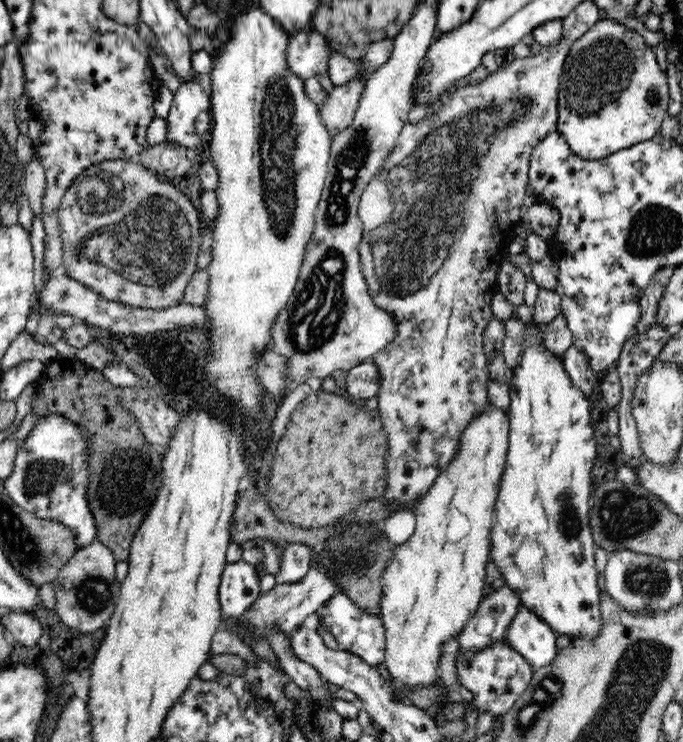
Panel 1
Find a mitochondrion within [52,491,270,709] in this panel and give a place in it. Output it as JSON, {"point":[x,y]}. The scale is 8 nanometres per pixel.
{"point":[93,595]}

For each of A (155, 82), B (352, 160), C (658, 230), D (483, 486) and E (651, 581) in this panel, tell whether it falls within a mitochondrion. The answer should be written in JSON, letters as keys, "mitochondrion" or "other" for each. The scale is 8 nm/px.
{"A":"other","B":"mitochondrion","C":"mitochondrion","D":"other","E":"mitochondrion"}

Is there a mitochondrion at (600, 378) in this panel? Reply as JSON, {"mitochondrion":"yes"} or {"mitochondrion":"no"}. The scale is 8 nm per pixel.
{"mitochondrion":"no"}

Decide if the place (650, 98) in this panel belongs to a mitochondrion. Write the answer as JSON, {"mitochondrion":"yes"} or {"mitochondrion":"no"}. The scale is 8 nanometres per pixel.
{"mitochondrion":"yes"}

